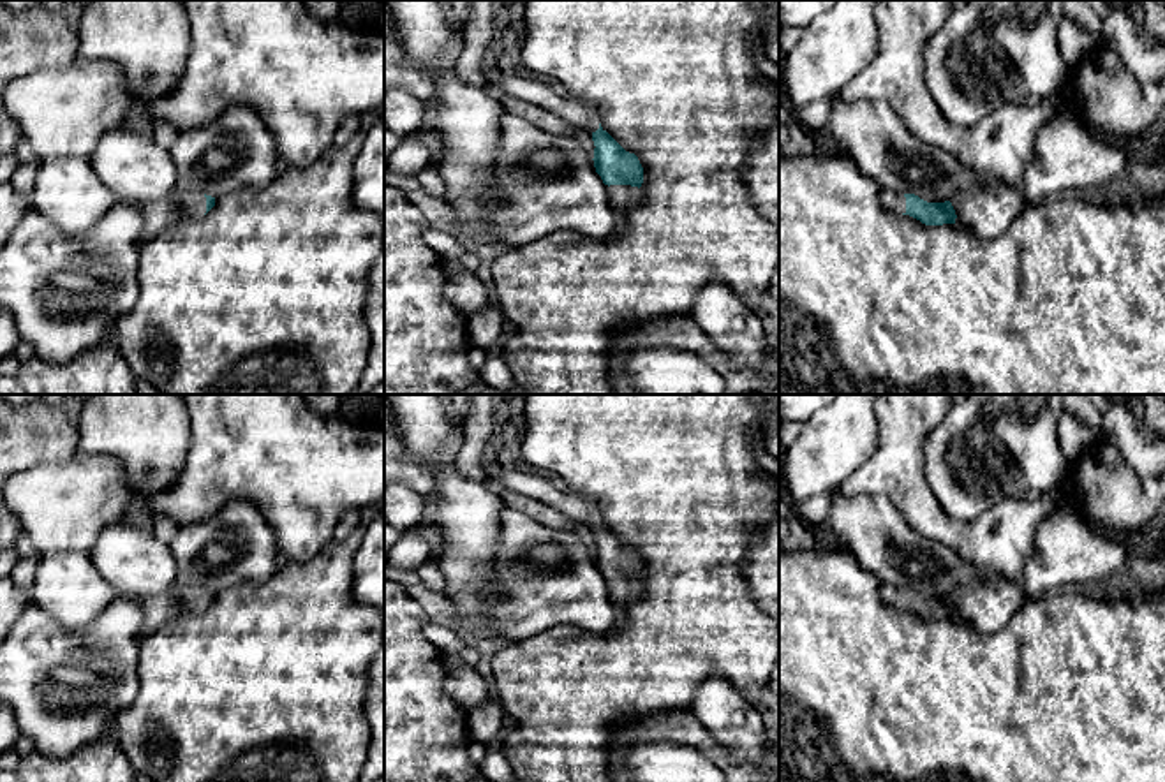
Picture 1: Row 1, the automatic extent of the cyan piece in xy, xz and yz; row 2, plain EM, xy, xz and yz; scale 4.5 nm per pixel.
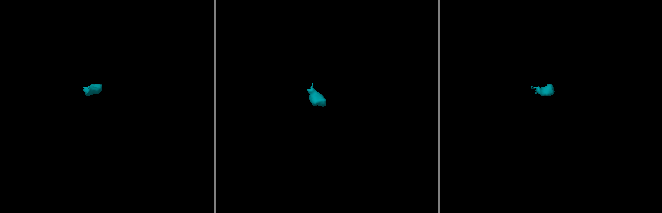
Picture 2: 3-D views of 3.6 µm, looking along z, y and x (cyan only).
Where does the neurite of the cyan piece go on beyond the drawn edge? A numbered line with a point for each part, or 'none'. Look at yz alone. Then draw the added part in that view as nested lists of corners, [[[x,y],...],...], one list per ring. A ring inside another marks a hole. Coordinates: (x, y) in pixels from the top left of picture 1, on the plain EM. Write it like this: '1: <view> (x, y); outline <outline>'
1: yz (889, 594); outline [[[881,583],[879,597],[885,604],[895,608],[906,608],[906,592],[892,585]]]

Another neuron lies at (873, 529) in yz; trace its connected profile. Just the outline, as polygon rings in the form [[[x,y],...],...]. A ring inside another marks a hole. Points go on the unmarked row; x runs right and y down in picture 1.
[[[830,493],[828,525],[862,569],[895,588],[950,595],[955,618],[982,634],[1001,631],[1022,604],[1019,579],[985,578],[952,548],[920,535],[887,495]]]

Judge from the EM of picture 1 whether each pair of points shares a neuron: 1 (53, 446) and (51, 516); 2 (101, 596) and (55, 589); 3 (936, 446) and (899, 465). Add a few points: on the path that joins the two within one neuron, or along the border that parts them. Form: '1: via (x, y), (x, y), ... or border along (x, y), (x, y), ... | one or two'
1: border along (74, 451), (66, 458), (43, 460), (18, 472) | two
2: via (90, 594), (74, 594), (66, 589) | one
3: border along (945, 418), (922, 441), (922, 467), (933, 494) | two

